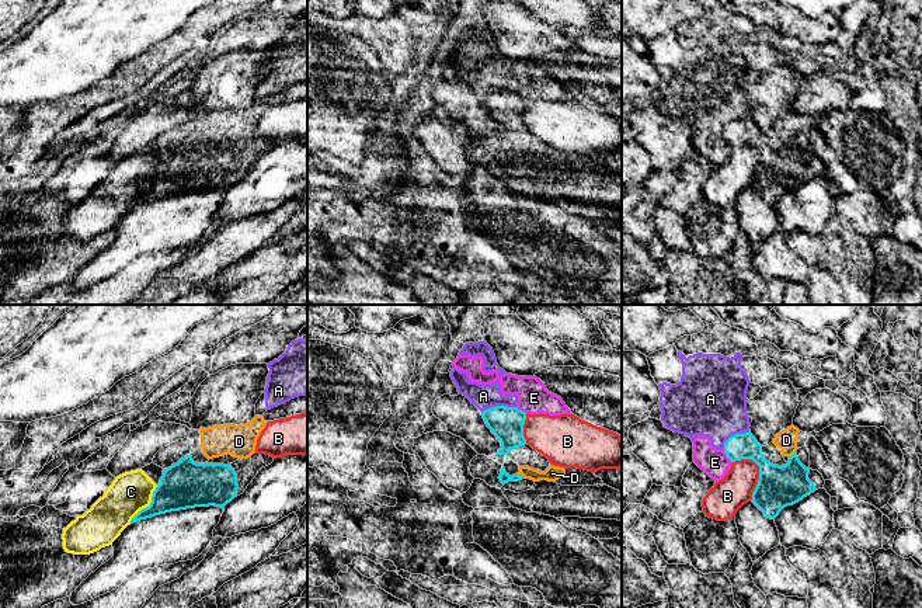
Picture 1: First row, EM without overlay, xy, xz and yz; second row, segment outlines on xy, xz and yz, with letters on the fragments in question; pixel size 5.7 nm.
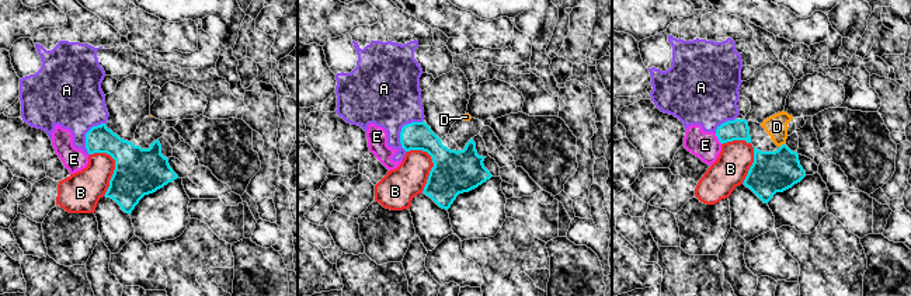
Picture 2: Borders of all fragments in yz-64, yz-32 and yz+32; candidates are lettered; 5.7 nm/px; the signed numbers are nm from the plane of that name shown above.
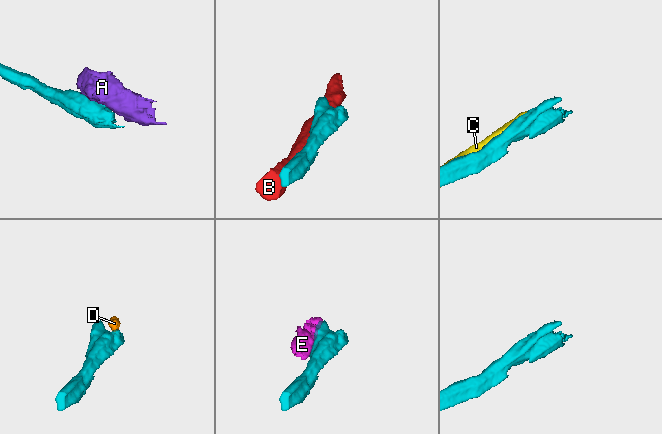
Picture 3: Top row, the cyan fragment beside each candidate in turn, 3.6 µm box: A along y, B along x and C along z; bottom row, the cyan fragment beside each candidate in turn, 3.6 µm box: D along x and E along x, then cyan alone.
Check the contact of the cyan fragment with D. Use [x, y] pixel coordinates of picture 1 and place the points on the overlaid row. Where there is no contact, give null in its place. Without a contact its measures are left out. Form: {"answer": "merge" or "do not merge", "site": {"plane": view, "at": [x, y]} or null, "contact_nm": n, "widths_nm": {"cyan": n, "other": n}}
{"answer": "merge", "site": {"plane": "yz", "at": [792, 455]}, "contact_nm": 60, "widths_nm": {"cyan": 240, "other": 120}}

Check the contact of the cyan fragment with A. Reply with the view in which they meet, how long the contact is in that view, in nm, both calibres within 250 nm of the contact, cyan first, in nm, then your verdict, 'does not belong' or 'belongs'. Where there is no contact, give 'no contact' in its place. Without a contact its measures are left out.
xz | 220 nm | 190/140 nm | does not belong

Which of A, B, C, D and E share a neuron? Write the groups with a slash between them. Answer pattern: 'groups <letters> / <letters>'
groups A E / B / C / D

